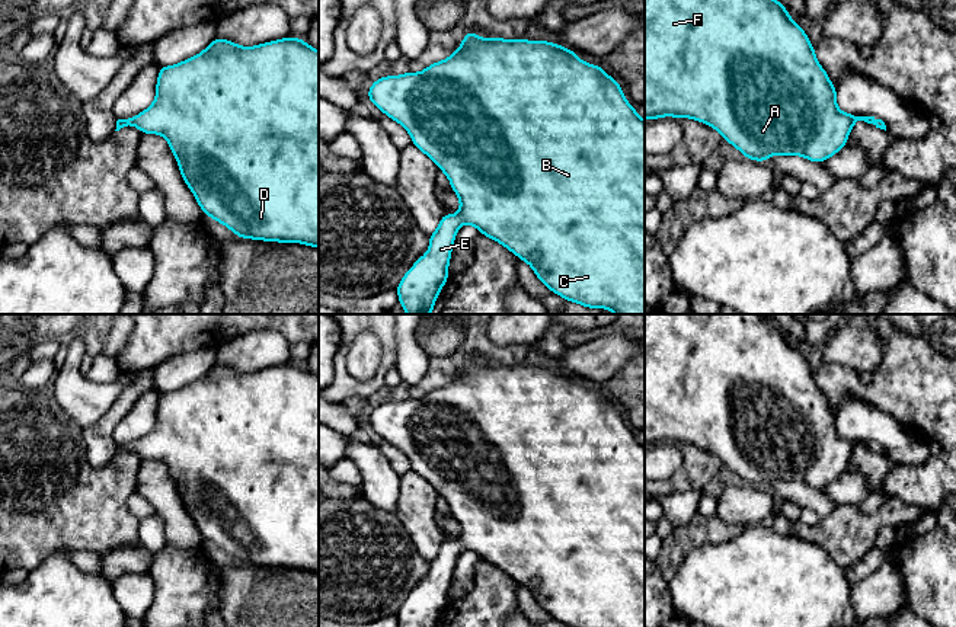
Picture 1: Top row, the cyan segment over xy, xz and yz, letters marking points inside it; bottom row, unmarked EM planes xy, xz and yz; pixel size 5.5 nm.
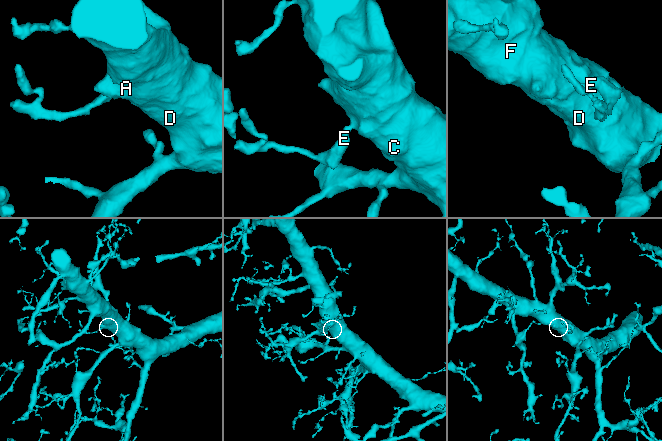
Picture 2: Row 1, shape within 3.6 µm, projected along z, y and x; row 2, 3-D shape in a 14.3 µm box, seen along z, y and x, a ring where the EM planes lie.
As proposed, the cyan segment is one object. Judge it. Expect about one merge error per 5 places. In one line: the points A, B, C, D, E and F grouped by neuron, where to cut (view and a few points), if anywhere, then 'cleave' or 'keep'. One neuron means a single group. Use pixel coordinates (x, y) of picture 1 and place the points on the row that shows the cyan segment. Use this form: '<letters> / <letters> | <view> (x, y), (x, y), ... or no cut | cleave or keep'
A B C D E F | no cut | keep

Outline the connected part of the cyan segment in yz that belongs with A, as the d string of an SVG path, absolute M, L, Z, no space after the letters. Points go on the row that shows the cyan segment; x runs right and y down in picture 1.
M645 0L645 119L662 116L707 124L755 161L780 154L822 163L847 145L857 121L886 131L879 118L838 109L835 86L818 63L810 39L777 0Z

